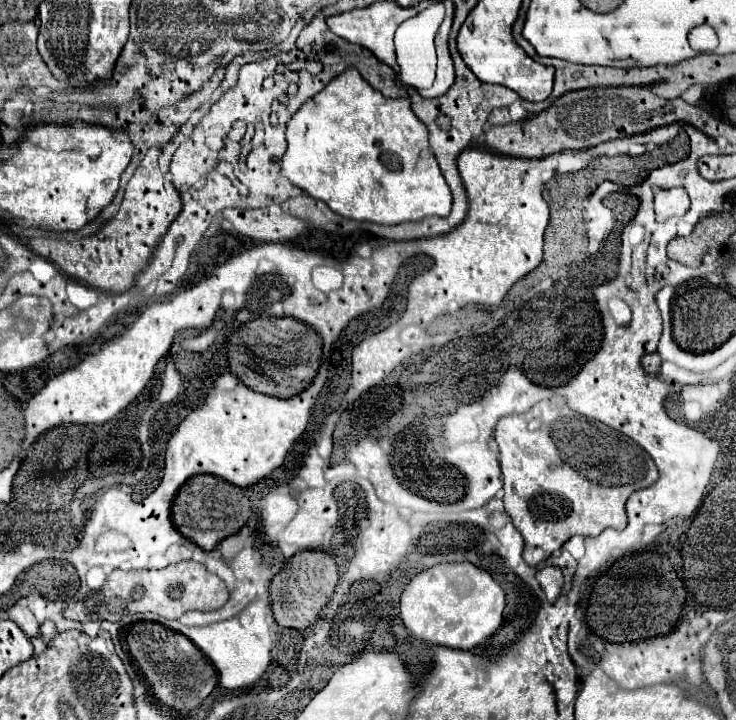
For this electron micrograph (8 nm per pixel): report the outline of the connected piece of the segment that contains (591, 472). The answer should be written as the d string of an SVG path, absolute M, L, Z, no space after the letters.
M563 399L541 401L537 409L529 409L521 415L509 415L499 419L495 429L495 441L499 445L499 461L505 477L505 511L511 515L513 525L523 535L523 559L527 565L537 567L573 535L597 537L605 529L625 529L625 501L641 487L649 487L659 479L653 459L635 441L623 433L599 423L589 421L583 415L573 413Z

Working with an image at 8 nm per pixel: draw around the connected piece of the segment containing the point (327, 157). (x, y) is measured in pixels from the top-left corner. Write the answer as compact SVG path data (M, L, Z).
M347 69L321 89L287 123L287 151L281 159L281 175L293 185L321 199L333 213L379 225L419 221L423 217L445 217L451 211L451 189L427 143L427 127L411 111L409 99L387 99L375 91L357 69Z

